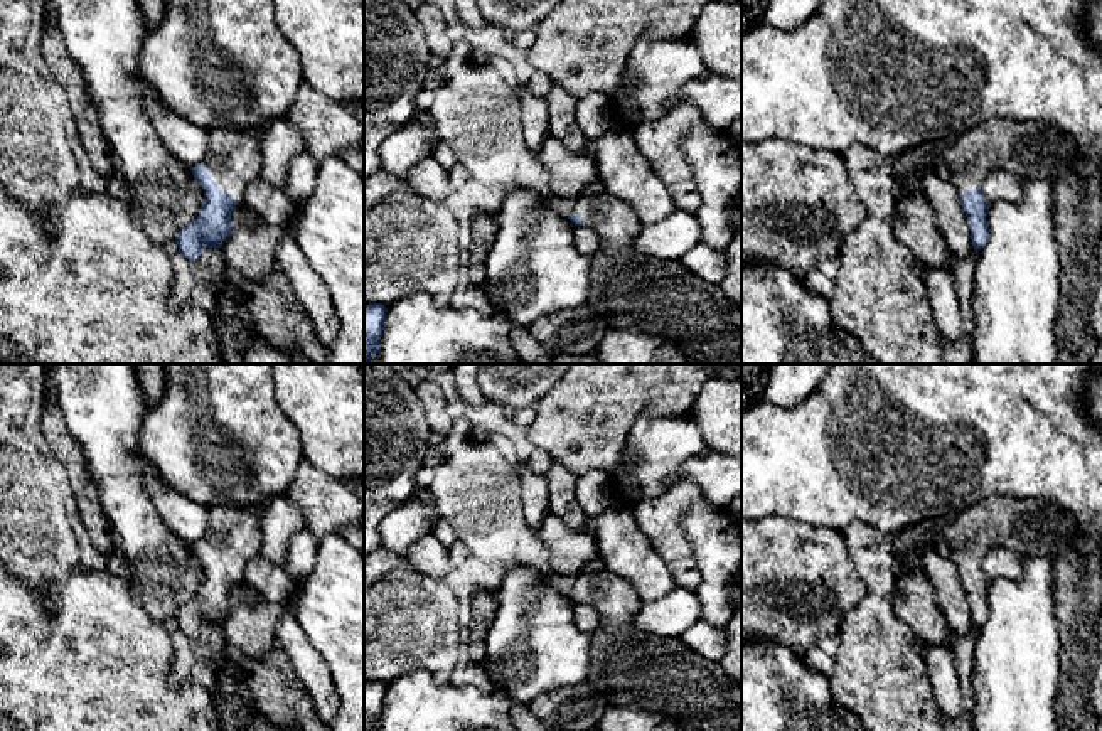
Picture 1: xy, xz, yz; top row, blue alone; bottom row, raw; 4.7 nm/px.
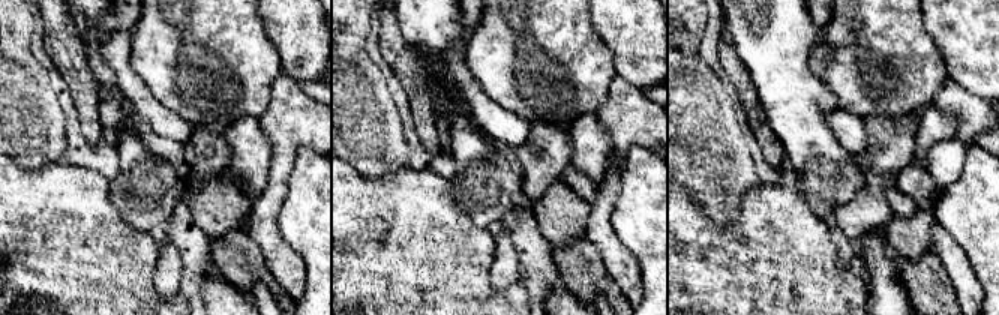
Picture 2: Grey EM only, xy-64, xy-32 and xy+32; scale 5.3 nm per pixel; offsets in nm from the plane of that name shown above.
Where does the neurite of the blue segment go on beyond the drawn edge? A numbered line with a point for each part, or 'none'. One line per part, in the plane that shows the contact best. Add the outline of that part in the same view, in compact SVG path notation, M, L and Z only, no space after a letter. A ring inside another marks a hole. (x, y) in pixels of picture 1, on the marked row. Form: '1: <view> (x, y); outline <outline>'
1: xy (233, 160); outline M209 130L207 155L201 163L238 204L244 202L244 189L261 173L261 133L263 130Z

